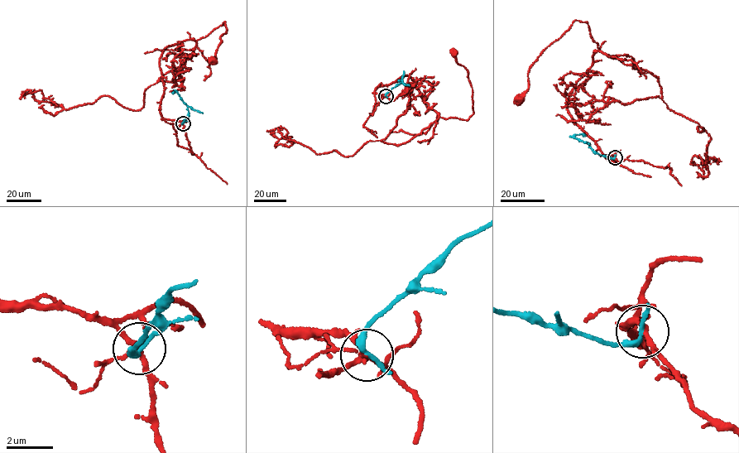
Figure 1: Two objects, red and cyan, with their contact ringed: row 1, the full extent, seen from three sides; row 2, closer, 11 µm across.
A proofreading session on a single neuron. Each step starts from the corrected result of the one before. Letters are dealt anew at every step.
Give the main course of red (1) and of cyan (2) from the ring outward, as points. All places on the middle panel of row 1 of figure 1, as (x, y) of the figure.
1: (386, 96), (375, 90), (409, 75), (439, 116), (467, 119), (472, 91), (467, 69), (453, 53)
2: (386, 96), (402, 82), (404, 73), (398, 81)

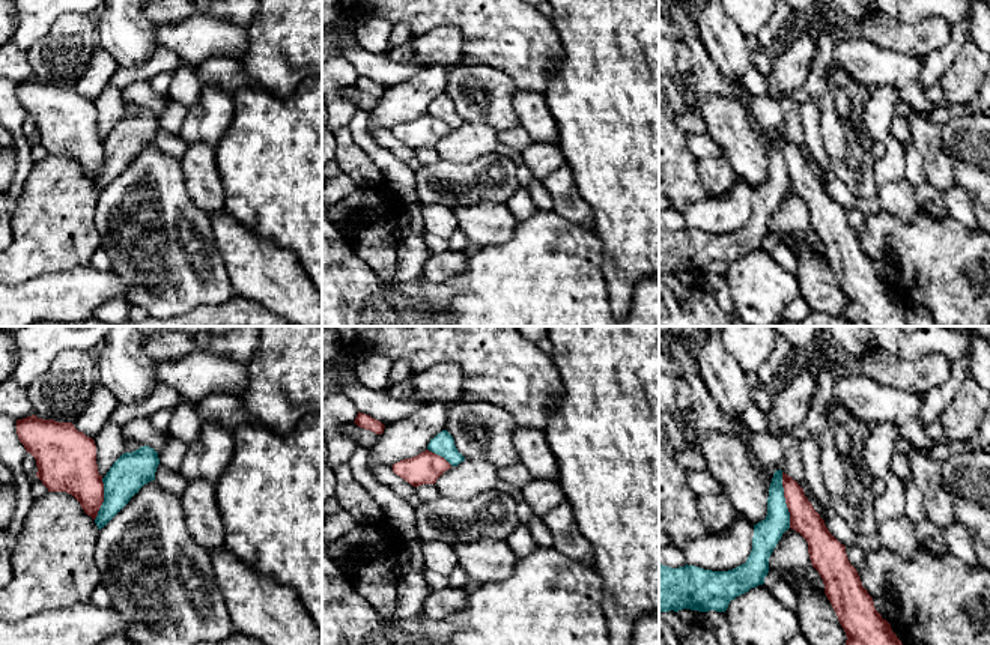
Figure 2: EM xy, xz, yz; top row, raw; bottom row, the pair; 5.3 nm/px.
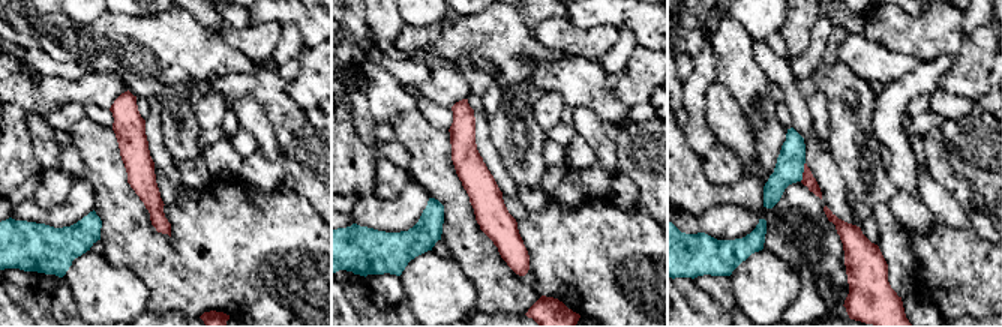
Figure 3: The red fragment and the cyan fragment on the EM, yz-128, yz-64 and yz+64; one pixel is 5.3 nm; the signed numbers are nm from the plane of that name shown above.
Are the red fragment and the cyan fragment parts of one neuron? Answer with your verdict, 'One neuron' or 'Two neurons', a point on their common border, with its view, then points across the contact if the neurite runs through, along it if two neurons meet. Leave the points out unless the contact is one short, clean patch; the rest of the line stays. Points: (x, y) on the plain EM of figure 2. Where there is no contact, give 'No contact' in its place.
Two neurons. Touches red at yz (786, 163). Boundary: yz (781, 136), (783, 160), (790, 190)

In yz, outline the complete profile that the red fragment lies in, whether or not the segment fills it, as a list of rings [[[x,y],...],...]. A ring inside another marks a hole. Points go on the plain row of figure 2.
[[[784,135],[782,150],[790,191],[806,203],[811,227],[823,242],[824,257],[846,295],[841,316],[868,326],[909,326],[901,304],[862,250],[846,209],[829,195],[797,144]]]

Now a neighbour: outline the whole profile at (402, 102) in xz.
[[[427,65],[411,80],[387,87],[376,108],[370,111],[369,132],[373,134],[378,128],[393,129],[426,114],[429,105],[445,93],[448,69]]]

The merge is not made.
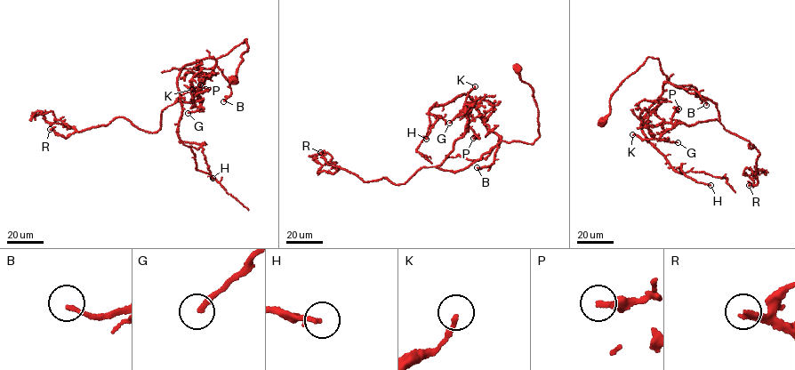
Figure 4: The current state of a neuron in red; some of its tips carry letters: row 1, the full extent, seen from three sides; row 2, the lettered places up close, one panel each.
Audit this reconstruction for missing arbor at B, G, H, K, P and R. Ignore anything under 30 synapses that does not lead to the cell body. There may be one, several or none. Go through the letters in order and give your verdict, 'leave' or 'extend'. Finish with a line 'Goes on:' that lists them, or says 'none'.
B: extend
G: leave
H: leave
K: leave
P: extend
R: extend
Goes on: B, P, R

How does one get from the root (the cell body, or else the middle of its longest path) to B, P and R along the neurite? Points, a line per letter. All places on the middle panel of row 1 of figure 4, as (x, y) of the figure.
B: (516, 69), (533, 91), (539, 137), (530, 144), (501, 140), (497, 145), (493, 162), (477, 167)
P: (516, 69), (533, 91), (539, 137), (501, 140), (457, 171), (437, 166), (469, 125), (473, 138)
R: (516, 69), (539, 113), (533, 143), (501, 140), (464, 168), (423, 167), (397, 185), (365, 181), (320, 152)

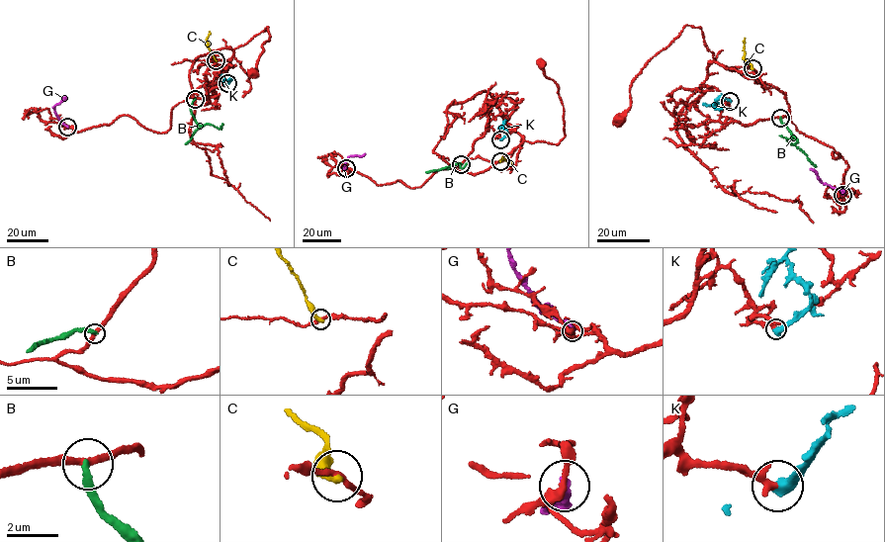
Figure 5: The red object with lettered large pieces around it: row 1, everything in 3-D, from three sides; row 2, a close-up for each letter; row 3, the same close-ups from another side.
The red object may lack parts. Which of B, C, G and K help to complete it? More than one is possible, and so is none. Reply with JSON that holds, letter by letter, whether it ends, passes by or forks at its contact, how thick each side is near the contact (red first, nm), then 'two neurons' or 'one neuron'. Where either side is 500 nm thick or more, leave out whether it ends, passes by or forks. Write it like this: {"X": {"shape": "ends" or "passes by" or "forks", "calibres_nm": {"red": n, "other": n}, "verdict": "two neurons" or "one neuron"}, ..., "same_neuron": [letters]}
{"B": {"shape": "ends", "calibres_nm": {"red": 260, "other": 340}, "verdict": "two neurons"}, "C": {"shape": "ends", "calibres_nm": {"red": 180, "other": 360}, "verdict": "two neurons"}, "G": {"shape": "ends", "calibres_nm": {"red": 240, "other": 420}, "verdict": "two neurons"}, "K": {"calibres_nm": {"red": 320, "other": 500}, "verdict": "one neuron"}, "same_neuron": ["K"]}

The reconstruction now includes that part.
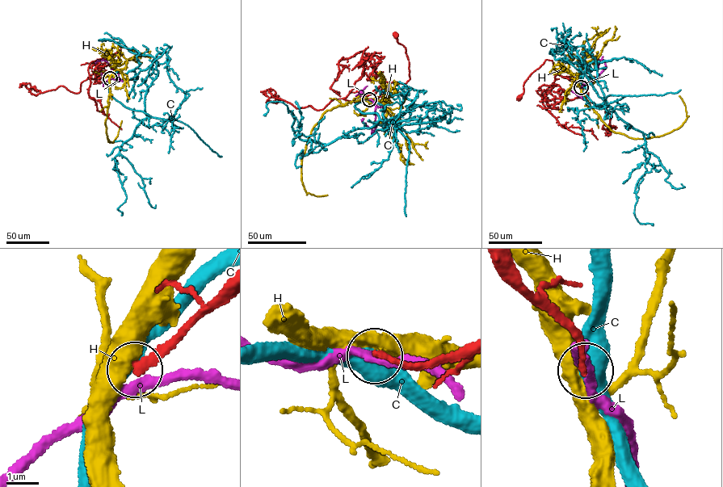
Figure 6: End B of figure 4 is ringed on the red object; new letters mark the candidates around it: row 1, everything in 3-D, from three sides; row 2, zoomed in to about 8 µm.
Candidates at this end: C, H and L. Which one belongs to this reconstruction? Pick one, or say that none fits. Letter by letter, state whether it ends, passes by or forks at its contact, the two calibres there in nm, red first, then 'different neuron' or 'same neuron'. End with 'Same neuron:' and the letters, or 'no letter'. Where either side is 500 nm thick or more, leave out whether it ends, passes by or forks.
C: calibres 220 and 500 nm; different neuron
H: calibres 240 and 550 nm; different neuron
L: it passes by; calibres 240 and 280 nm; different neuron
Same neuron: no letter

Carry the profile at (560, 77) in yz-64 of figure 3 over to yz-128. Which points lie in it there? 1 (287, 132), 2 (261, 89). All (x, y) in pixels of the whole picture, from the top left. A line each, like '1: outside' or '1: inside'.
1: inside
2: inside

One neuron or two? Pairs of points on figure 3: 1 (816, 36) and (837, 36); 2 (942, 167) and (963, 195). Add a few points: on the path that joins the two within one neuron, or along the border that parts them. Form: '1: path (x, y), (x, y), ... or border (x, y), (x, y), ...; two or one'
1: border (834, 27), (821, 60); two
2: path (945, 174), (959, 188); one

